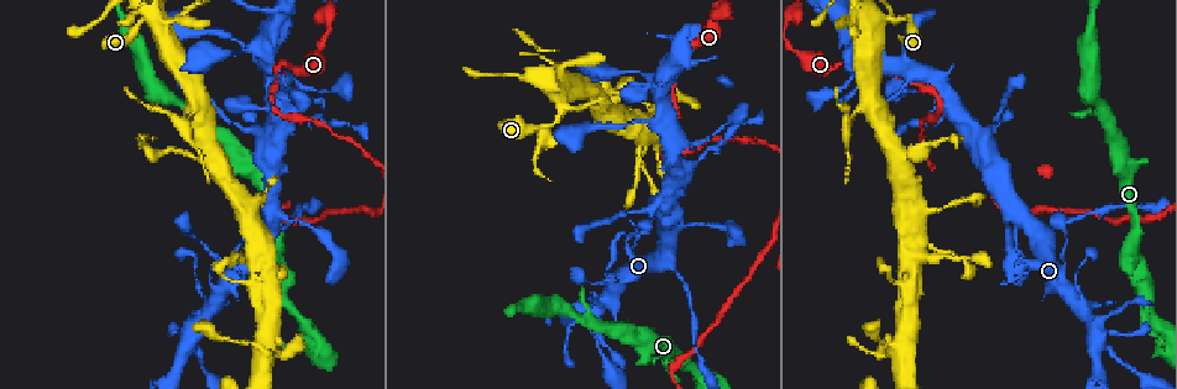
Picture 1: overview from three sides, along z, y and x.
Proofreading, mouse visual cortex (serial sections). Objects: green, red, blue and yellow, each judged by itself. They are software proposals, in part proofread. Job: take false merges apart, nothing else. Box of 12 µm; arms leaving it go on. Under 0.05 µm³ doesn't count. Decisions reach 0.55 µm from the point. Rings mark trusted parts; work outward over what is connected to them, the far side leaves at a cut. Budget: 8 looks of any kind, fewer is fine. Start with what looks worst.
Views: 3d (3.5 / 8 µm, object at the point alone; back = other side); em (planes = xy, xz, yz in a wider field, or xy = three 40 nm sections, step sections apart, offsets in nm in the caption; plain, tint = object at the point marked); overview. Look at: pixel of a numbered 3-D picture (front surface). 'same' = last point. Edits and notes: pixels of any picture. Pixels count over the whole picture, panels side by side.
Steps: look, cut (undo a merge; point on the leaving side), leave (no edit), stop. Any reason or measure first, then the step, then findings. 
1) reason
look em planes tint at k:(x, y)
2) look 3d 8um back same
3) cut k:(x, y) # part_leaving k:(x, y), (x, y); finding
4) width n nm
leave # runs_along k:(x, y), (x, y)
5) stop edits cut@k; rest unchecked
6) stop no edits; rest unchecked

look 3d 3.5um at 1:(1098, 340)

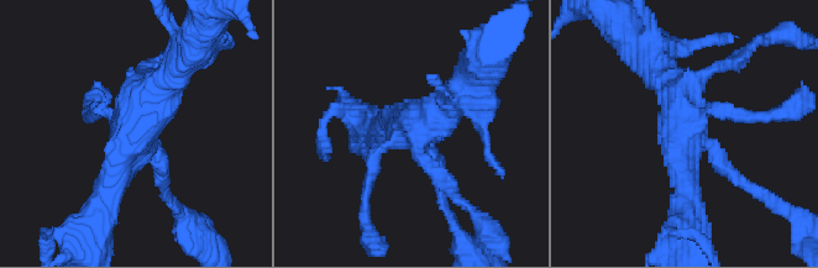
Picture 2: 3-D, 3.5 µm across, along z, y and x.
look em xy step 5 tint at 2:(144, 137)

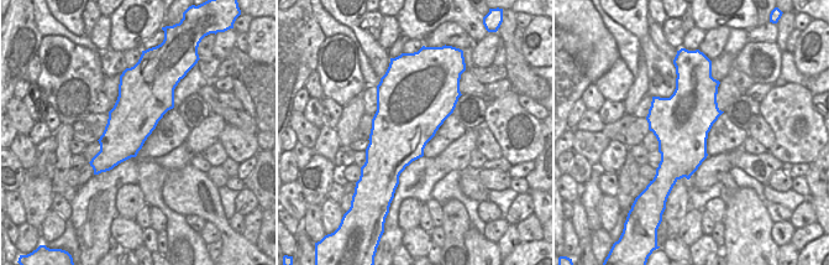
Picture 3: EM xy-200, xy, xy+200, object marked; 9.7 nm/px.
look em xy step 2 tint same

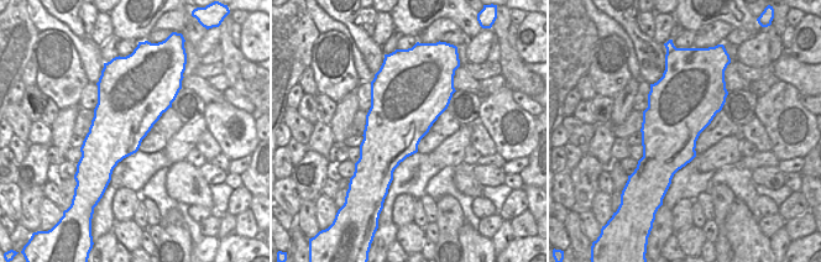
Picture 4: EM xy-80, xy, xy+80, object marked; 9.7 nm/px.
leave # runs_along 2:(182, 59), (143, 104), (110, 192); all the same cell

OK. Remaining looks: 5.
four or more arms meet
look 3d 3.5um at 1:(254, 47)

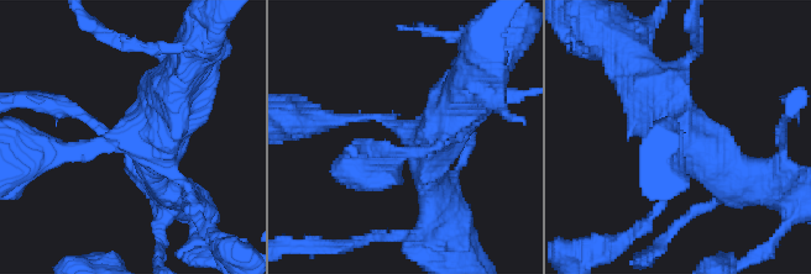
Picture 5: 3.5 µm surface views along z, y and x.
need the tissue
look em xy step 1 tint at 5:(410, 128)

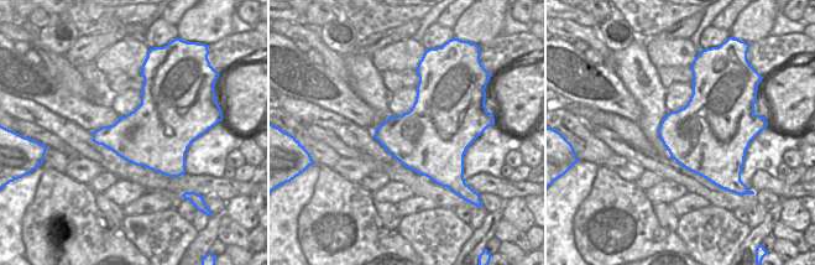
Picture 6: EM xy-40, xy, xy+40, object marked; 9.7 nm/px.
cut it another way
look em xy step 3 tint same

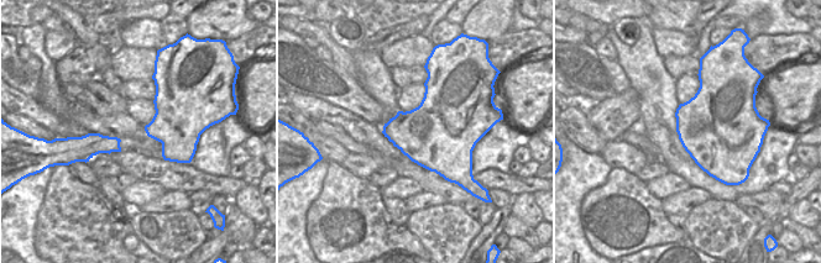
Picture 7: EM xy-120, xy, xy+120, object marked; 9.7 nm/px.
leave # runs_along 5:(746, 184), (691, 143), (641, 70); one cell here

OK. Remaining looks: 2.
calibre changes
look 3d 3.5um at 1:(240, 126)

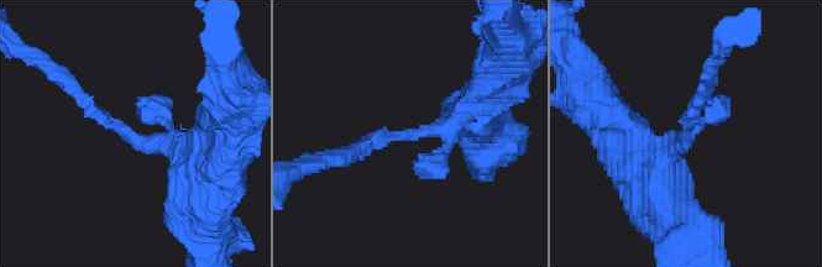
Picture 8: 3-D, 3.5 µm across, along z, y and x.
look em xy step 2 tint at 8:(686, 135)

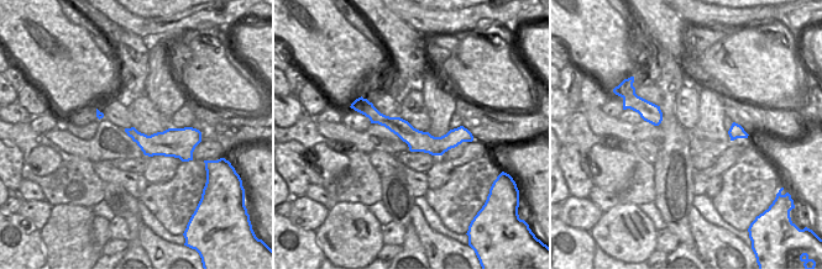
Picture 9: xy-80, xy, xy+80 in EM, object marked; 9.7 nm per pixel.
leave # runs_along 9:(364, 110), (417, 141), (465, 138); one cell here

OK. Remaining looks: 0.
stop no edits; rest unchecked

